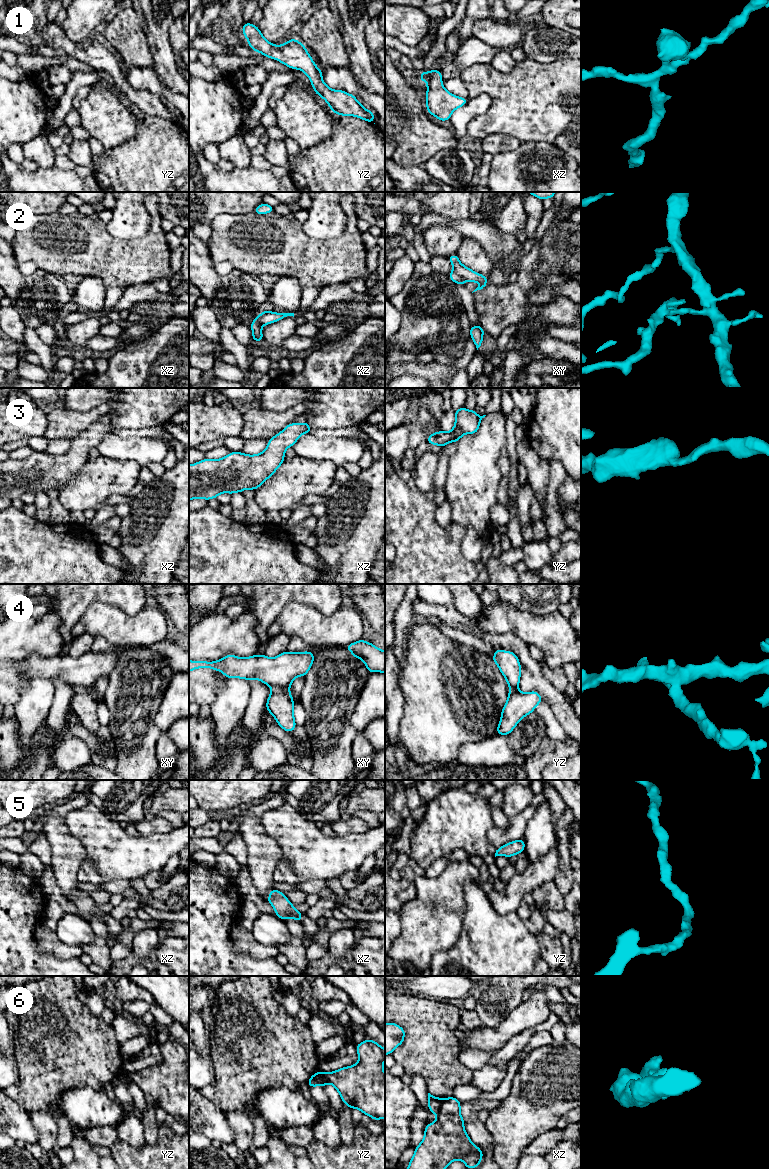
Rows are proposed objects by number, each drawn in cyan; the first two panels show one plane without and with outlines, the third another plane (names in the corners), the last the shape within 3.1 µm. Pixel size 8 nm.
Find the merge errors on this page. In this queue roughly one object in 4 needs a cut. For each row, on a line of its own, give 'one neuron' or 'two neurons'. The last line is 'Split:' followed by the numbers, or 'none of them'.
1: one neuron
2: two neurons
3: one neuron
4: two neurons
5: one neuron
6: two neurons
Split: 2, 4, 6

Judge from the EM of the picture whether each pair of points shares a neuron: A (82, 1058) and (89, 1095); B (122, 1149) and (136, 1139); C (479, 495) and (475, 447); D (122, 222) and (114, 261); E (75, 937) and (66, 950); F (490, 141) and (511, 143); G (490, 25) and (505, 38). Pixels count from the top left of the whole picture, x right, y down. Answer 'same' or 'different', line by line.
A: different
B: different
C: same
D: different
E: different
F: same
G: same

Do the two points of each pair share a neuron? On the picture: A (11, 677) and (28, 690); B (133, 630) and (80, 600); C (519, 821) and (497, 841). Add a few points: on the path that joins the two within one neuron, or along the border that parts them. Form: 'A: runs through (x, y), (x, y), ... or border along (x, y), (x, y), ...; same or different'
A: border along (30, 677), (22, 681), (20, 697), (13, 705); different
B: border along (113, 605), (92, 602), (75, 624); different
C: runs through (514, 826), (502, 836); same

